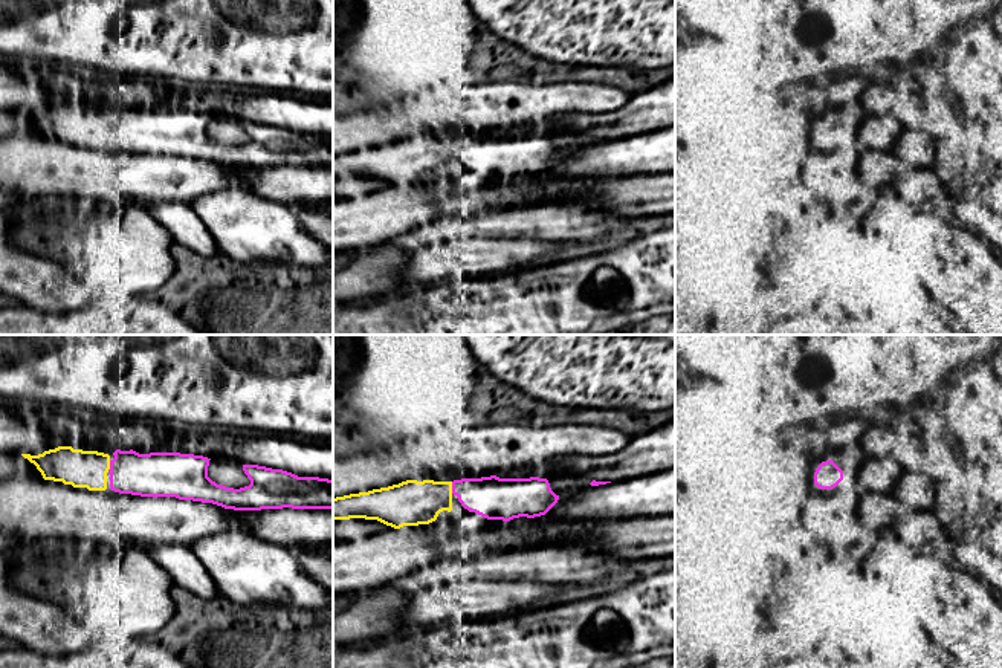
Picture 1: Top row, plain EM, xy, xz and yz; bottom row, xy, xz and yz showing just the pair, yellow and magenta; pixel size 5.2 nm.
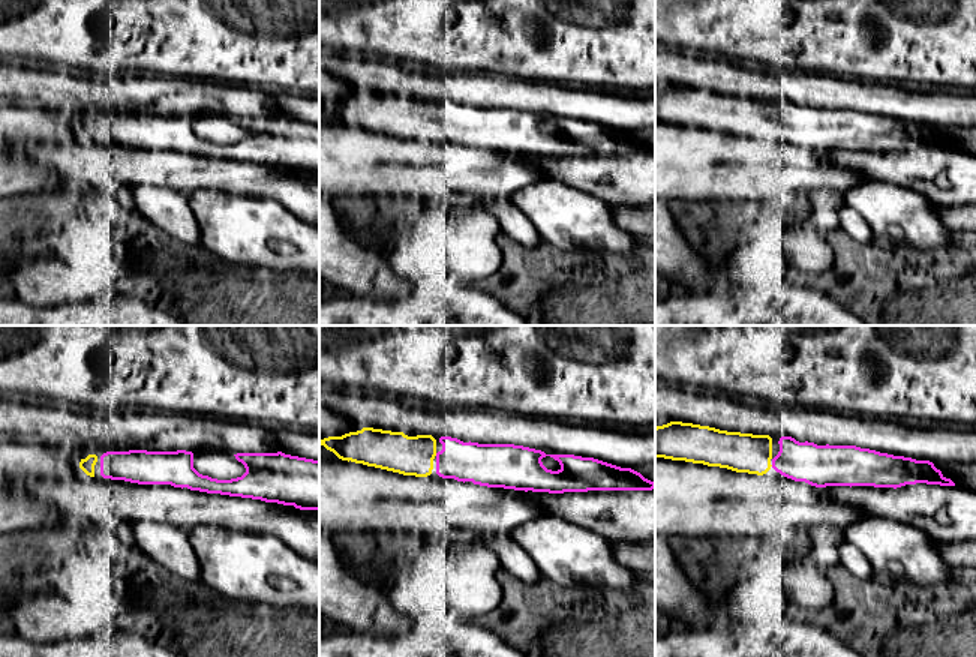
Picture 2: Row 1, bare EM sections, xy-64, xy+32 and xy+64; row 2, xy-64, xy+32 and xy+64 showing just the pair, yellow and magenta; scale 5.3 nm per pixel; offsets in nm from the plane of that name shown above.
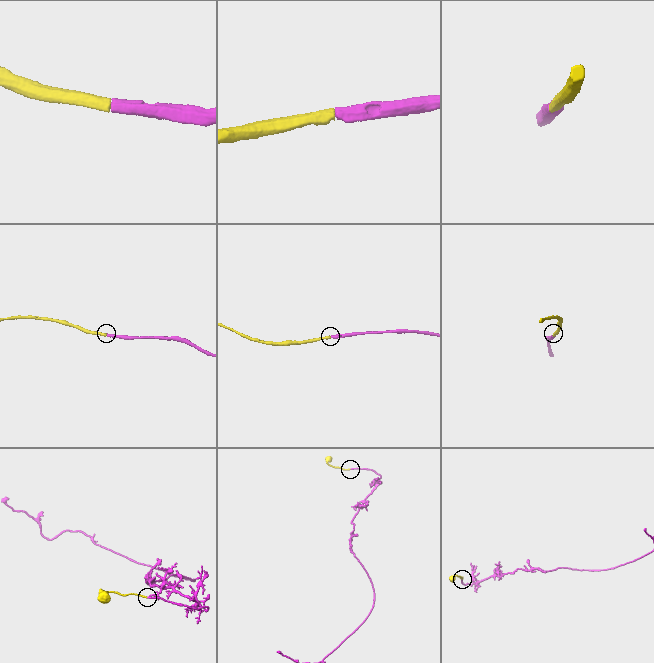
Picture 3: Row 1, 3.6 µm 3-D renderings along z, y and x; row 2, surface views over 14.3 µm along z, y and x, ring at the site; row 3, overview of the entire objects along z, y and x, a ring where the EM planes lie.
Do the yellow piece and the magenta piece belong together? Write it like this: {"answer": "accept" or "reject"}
{"answer": "accept"}

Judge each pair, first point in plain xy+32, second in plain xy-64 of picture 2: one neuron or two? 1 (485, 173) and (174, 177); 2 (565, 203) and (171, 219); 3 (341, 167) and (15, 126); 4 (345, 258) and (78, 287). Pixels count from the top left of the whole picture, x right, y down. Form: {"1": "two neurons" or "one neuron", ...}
{"1": "one neuron", "2": "two neurons", "3": "two neurons", "4": "one neuron"}

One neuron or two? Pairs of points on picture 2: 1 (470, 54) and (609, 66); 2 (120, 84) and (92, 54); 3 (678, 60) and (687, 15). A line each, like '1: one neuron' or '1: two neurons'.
1: one neuron
2: two neurons
3: two neurons

